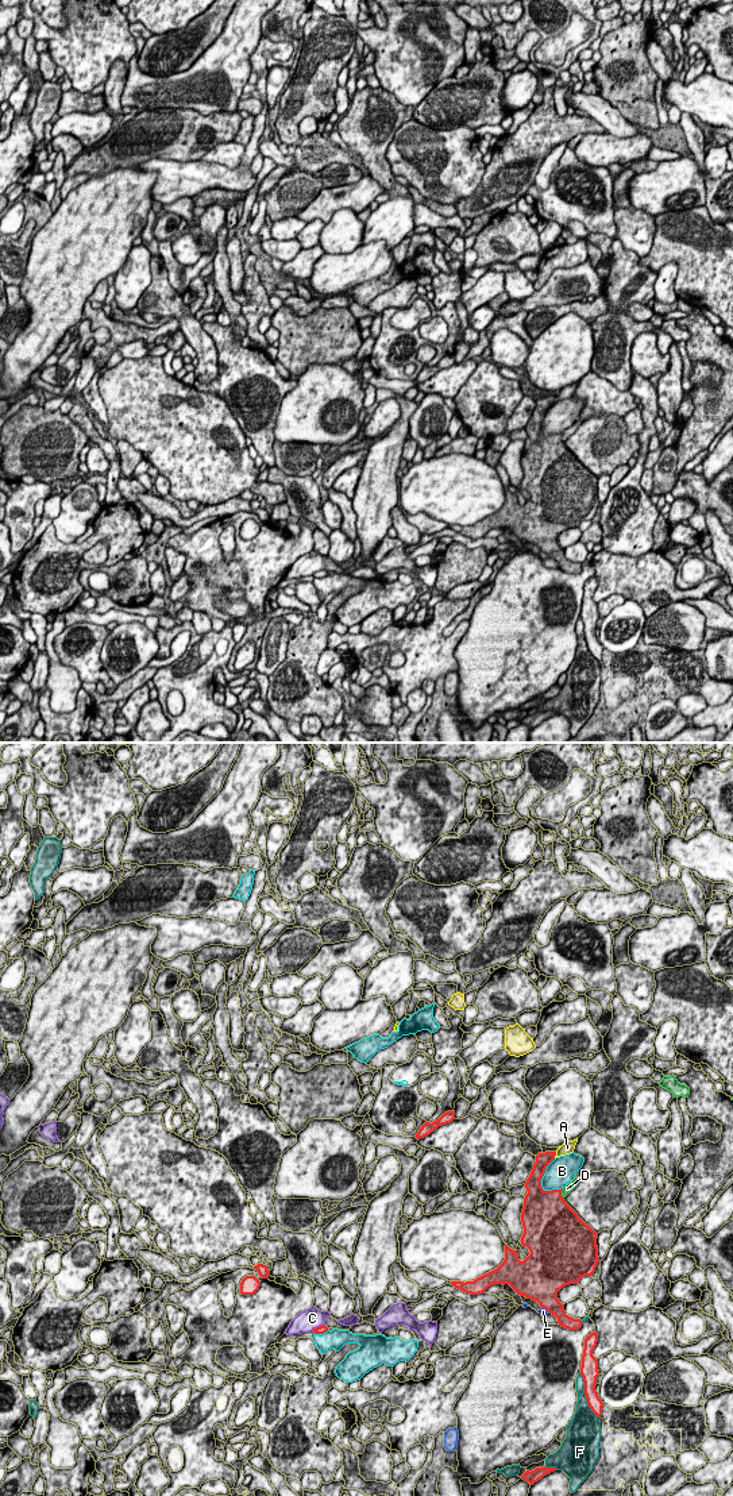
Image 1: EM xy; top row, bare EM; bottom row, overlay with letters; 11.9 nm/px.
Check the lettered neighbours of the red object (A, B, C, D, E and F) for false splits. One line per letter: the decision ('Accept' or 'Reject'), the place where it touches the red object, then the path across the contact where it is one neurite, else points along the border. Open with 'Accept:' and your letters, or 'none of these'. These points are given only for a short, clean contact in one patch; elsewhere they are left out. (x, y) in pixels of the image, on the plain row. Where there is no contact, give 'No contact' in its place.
Accept: none of these
A: Reject. Touches red at xy (555, 398)
B: Reject. Touches red at xy (543, 419)
C: Reject. Touches red at xy (317, 571)
D: Reject. Touches red at xy (560, 438)
E: Reject. Touches red at xy (546, 552)
F: Reject. Touches red at xy (586, 640)

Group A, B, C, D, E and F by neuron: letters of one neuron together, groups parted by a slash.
A / B / C / D / E / F

